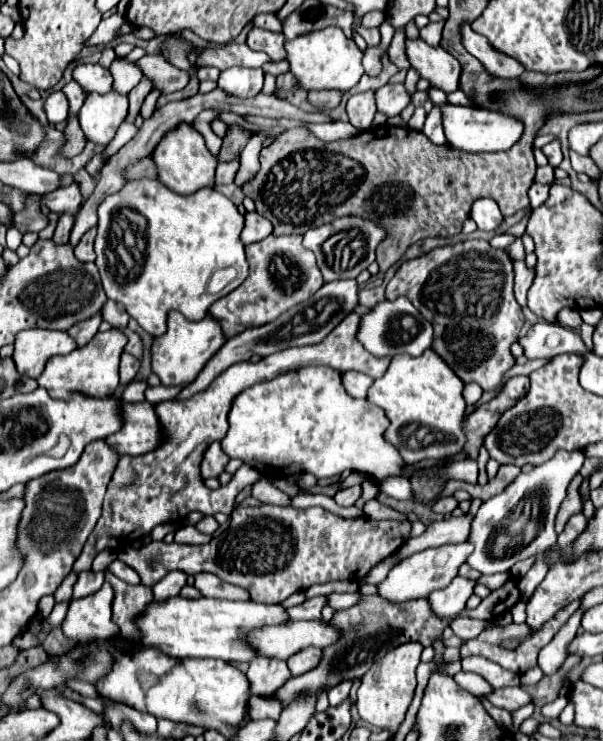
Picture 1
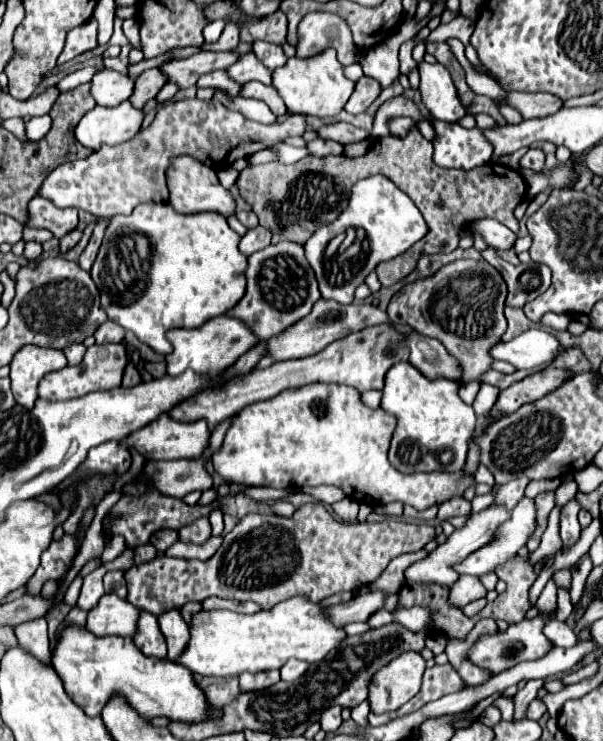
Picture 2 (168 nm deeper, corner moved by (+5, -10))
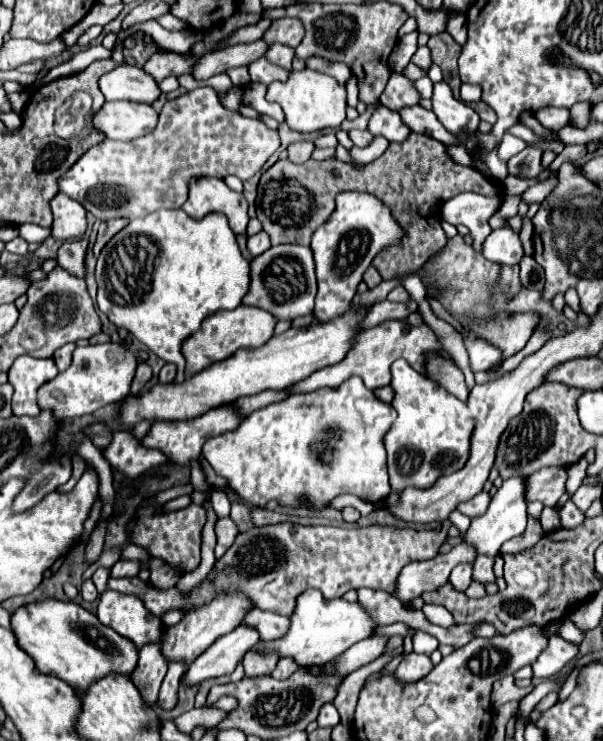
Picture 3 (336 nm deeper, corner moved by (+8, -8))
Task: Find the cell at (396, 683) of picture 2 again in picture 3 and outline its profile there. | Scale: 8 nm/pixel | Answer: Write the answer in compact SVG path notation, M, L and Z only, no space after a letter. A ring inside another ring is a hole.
M408 654L404 656L404 660L400 662L400 666L396 668L396 676L402 680L402 682L416 682L420 678L424 678L430 670L434 668L430 656L424 656L424 654Z

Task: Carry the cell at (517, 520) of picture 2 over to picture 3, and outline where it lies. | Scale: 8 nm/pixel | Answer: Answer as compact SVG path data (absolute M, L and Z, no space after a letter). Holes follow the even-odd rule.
M460 564L456 566L456 570L452 570L450 574L450 582L452 588L458 592L464 592L468 588L468 582L472 580L472 566L470 564Z

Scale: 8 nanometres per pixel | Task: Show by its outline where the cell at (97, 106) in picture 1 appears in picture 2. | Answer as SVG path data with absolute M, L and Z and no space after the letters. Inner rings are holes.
M121 102L115 108L95 106L89 110L75 128L77 140L91 150L99 150L103 144L117 146L131 140L143 122L143 112L135 110L129 102Z

